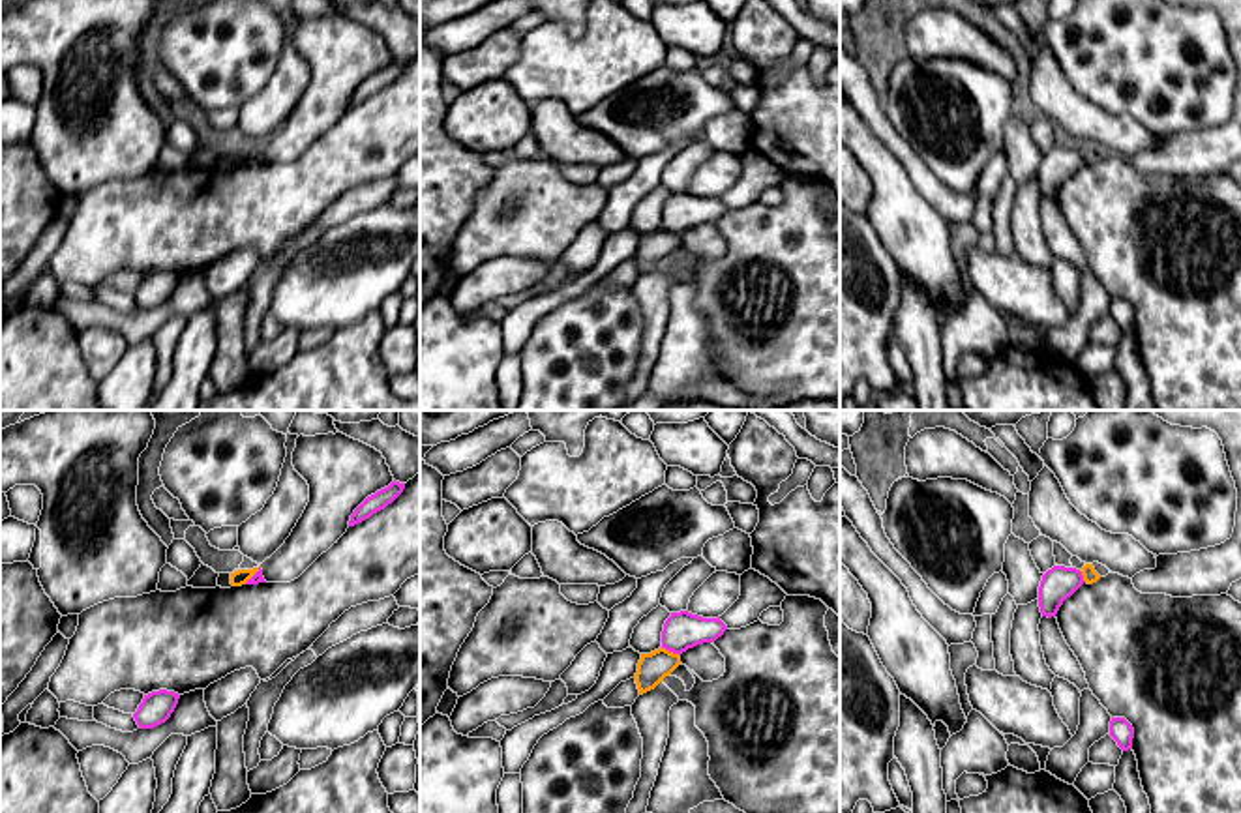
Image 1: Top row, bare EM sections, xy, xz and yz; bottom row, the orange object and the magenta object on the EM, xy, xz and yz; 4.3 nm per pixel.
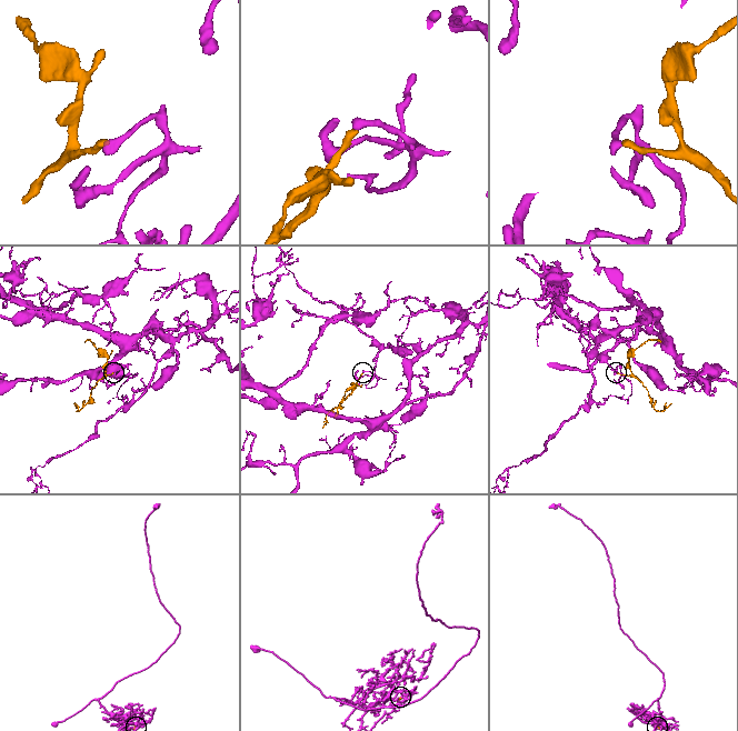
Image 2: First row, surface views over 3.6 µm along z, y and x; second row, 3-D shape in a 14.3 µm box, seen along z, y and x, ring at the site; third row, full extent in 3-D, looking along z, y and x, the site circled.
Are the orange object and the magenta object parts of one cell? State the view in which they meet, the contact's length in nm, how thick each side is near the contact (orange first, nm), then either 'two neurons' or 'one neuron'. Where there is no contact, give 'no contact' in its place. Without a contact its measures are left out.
meets orange in xz; contact 90 nm long; 130 nm thick on the orange side, 160 nm on the other; two neurons

